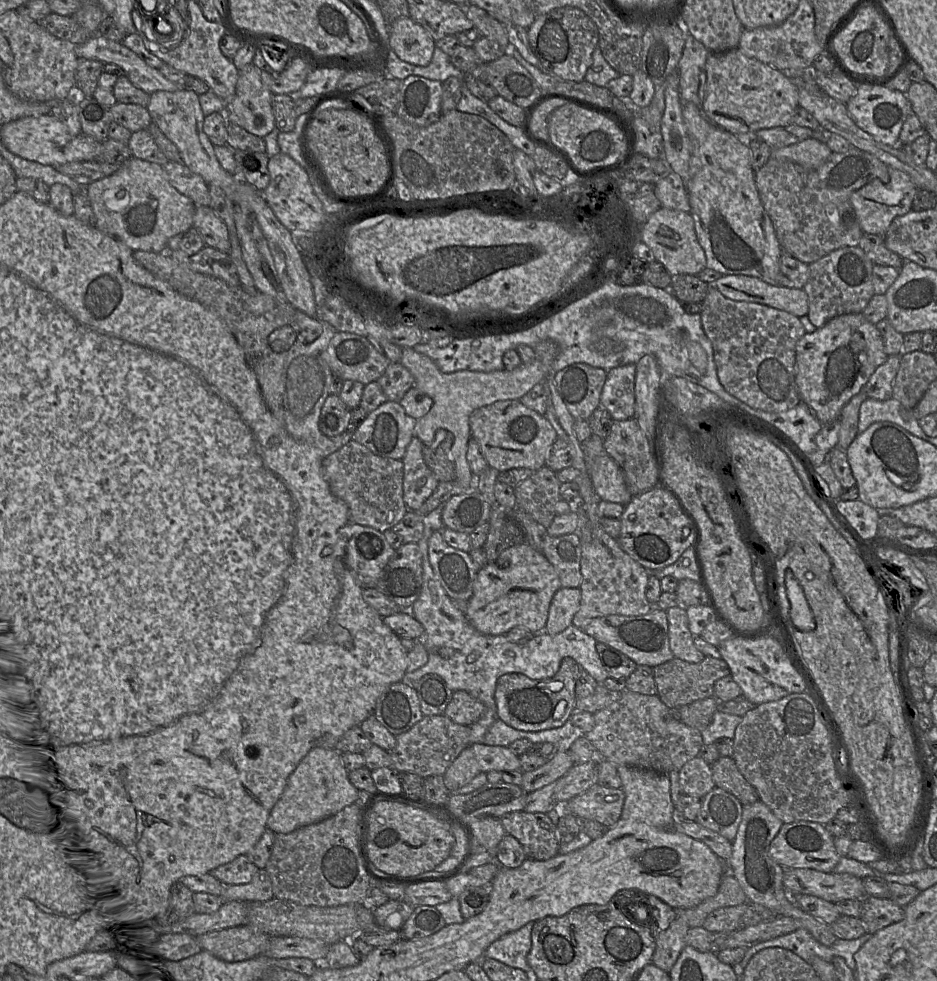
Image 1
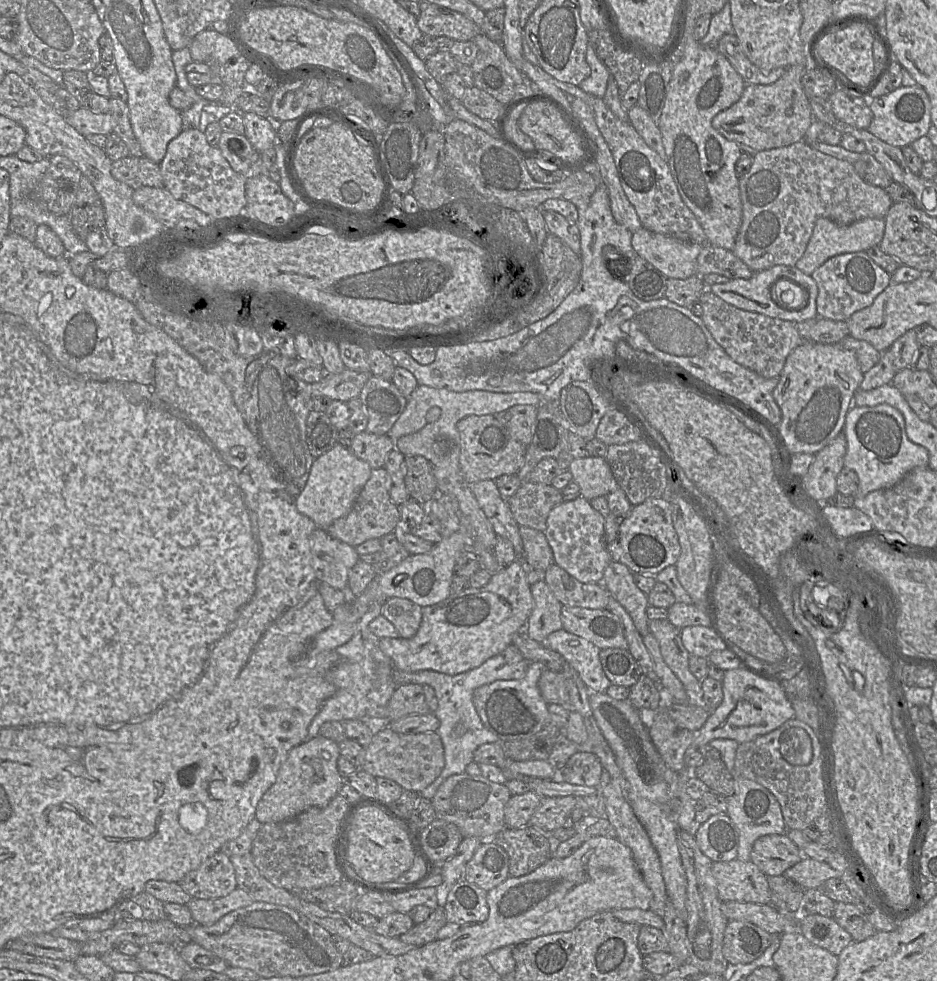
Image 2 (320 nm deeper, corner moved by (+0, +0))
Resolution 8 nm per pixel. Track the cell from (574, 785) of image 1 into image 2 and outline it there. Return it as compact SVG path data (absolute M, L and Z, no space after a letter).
M531 790L523 794L512 795L504 808L505 827L518 829L529 825L529 821L535 810L540 805L542 798L547 797L541 797L540 795Z

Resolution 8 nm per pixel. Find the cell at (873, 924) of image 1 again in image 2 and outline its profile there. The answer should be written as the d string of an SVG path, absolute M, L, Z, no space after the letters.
M835 902L833 918L854 941L863 941L877 932L868 917L853 903Z

